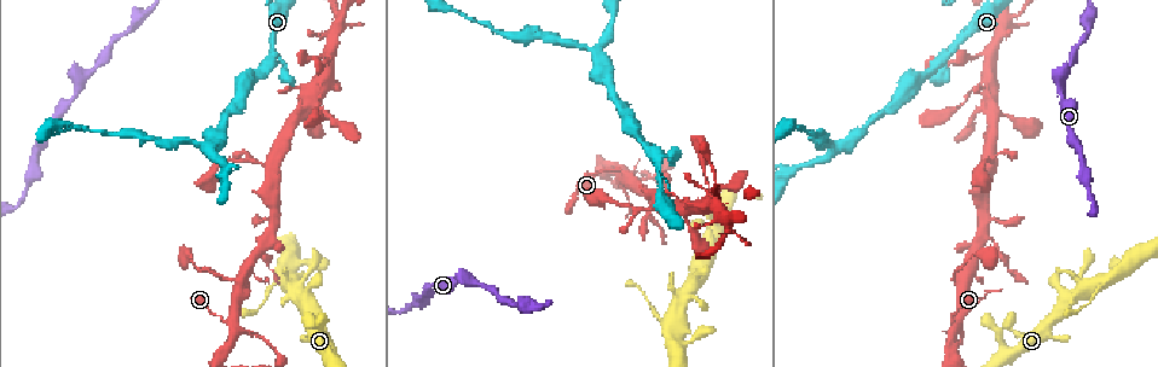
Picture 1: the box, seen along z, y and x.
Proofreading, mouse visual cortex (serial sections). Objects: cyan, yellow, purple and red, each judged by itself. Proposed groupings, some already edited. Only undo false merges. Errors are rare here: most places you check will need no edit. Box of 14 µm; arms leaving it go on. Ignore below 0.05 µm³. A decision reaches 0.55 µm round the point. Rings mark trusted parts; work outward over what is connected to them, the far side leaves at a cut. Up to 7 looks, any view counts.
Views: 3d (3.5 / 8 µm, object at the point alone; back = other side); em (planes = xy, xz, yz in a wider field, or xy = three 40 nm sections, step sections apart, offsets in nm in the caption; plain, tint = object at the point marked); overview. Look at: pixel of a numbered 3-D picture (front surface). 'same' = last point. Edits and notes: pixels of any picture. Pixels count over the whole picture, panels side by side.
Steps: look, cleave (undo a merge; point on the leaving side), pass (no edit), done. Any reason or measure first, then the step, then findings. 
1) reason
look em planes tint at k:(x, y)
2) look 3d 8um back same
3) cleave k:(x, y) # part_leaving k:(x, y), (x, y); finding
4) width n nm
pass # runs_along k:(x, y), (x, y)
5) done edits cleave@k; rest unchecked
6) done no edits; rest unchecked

thin arm on a thick one
look 3d 3.5um back at 1:(953, 322)

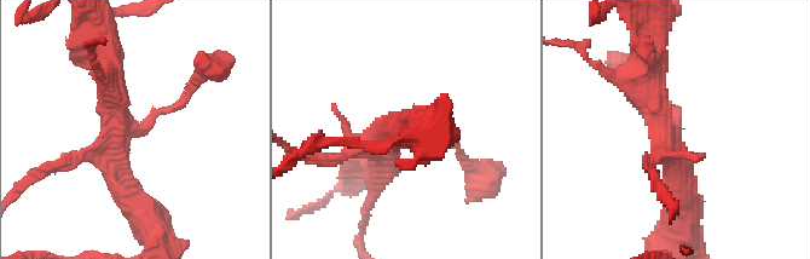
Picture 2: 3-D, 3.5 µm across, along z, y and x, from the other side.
arms 4; arm_widths 100, 200, 250, 400 nm
look em xy step 5 tint at 2:(131, 130)

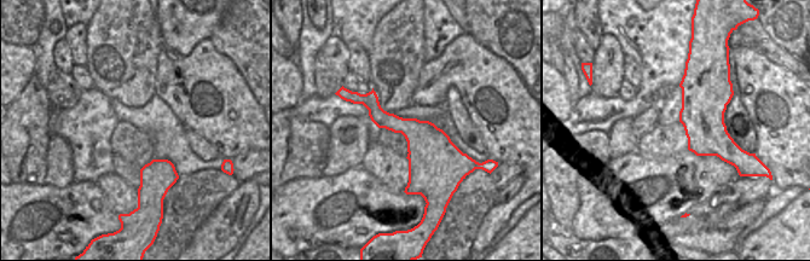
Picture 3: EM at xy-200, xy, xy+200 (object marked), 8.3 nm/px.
width 360 nm
pass # runs_along 2:(461, 154), (416, 132), (379, 160); all the same cell

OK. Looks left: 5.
look 3d 3.5um at 1:(283, 280)

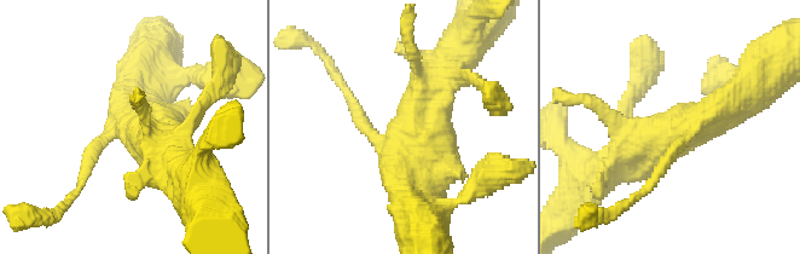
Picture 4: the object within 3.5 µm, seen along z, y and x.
look em planes tint at 4:(130, 127)

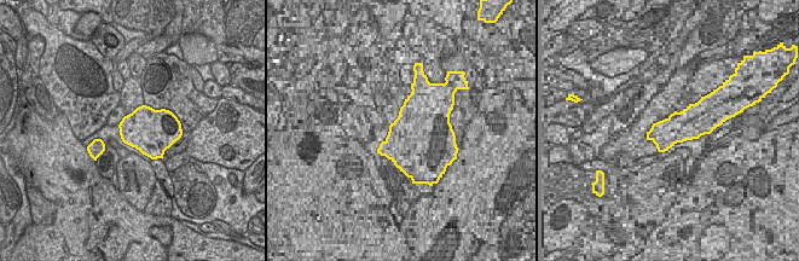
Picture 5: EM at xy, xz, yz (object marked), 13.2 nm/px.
look em xy step 2 tint same

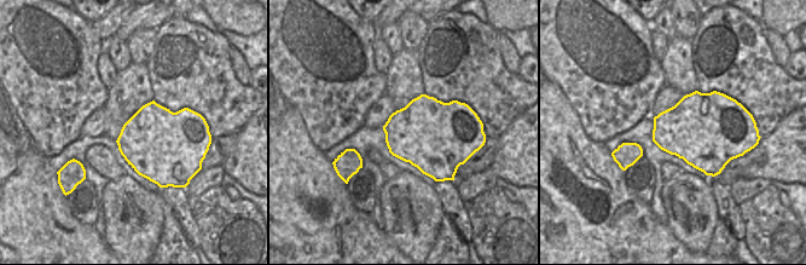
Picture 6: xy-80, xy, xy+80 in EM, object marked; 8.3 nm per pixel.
pass # runs_along 4:(613, 163), (748, 97); all the same cell

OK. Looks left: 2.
a fork
look 3d 8um back at 1:(267, 237)

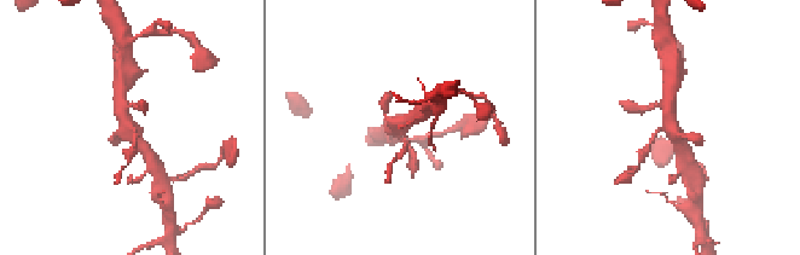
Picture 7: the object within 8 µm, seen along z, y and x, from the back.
shape alone is not enough
look em xy step 3 tint at 7:(127, 128)

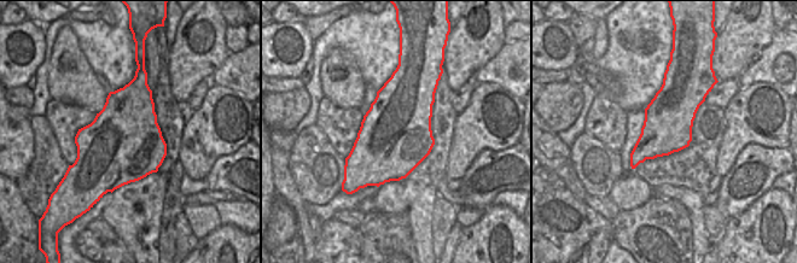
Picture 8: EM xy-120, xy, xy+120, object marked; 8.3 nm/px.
pass # runs_along 7:(148, 154), (125, 122), (120, 94); one cell here

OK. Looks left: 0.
done no edits; rest unchecked

